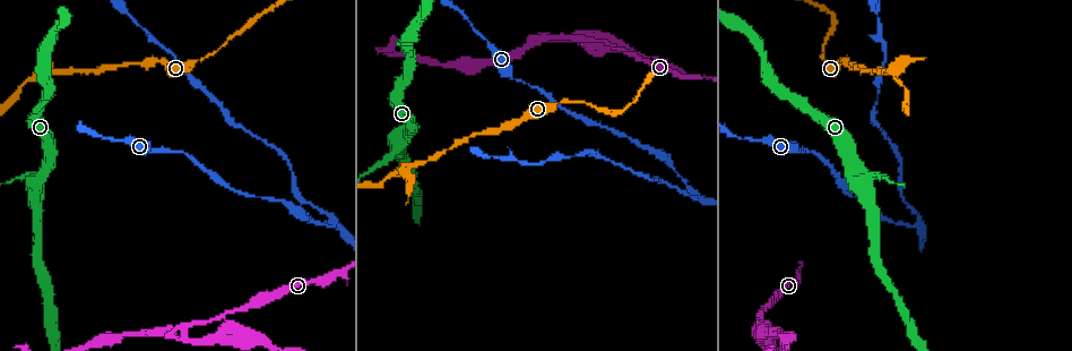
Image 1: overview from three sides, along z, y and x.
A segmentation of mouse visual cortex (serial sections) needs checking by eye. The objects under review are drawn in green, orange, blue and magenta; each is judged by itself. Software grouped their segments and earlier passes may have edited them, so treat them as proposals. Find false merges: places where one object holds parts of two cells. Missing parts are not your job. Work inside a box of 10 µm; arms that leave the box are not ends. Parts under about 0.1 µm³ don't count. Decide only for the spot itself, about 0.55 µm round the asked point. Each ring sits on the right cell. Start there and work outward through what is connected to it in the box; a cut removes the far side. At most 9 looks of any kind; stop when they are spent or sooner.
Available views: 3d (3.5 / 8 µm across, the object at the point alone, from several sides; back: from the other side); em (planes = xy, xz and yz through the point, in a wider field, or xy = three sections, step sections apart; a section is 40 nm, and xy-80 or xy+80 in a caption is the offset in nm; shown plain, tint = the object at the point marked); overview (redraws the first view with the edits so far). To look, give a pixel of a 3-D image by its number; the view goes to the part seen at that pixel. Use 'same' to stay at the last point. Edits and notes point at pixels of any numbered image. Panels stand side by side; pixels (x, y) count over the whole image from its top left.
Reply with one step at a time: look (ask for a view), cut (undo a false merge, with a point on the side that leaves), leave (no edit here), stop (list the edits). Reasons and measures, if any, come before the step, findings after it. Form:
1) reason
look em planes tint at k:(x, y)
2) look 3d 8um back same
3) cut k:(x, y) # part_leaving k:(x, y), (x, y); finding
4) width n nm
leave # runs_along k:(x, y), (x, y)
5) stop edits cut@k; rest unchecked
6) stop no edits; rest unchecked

calibre changes
look 3d 8um at 1:(528, 85)

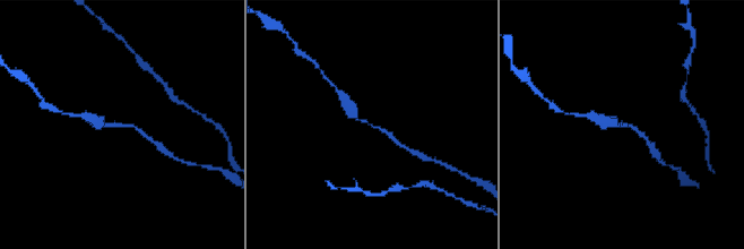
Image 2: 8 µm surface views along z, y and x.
arm_widths 150, 350 nm
look em xy step 1 tint same

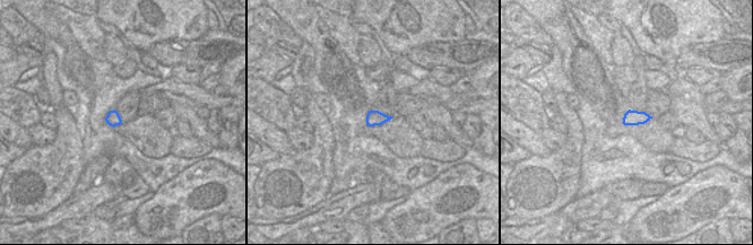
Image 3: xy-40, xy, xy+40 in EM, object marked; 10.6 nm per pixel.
leave # runs_along 2:(349, 105), (356, 119), (380, 128), (396, 142); continuous, no second cell

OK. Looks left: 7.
look 3d 3.5um at 1:(917, 225)

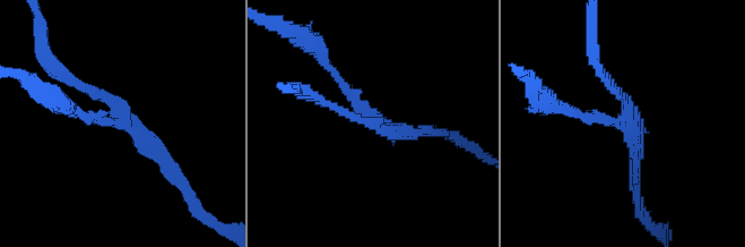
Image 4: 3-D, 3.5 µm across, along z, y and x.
arms 3; arm_widths 150, 150, 200 nm
look em xy step 3 tint at 4:(372, 123)

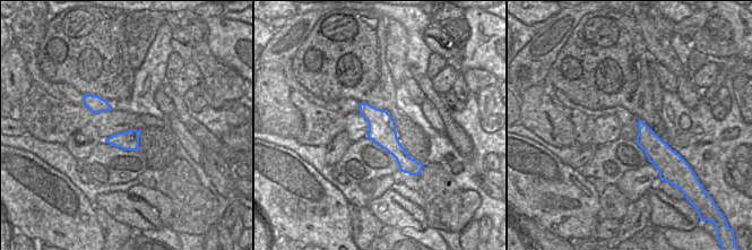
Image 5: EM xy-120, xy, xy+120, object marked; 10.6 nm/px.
leave # runs_along 5:(362, 105), (381, 124), (405, 169); one cell here

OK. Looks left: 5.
three-way junction
look 3d 8um at 1:(586, 42)

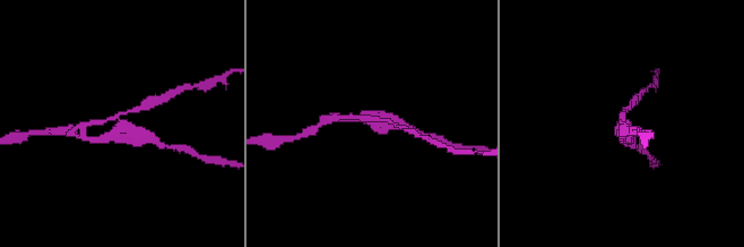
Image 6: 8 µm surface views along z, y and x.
look em xy step 1 tint same

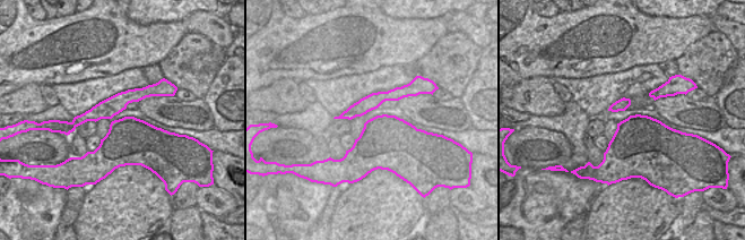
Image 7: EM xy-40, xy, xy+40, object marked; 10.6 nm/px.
leave # runs_along 6:(392, 124), (372, 118), (346, 118); continuous, no second cell

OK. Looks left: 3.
side arm on a straight run
look 3d 3.5um at 1:(37, 184)

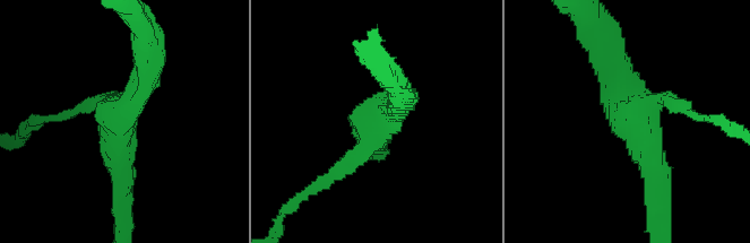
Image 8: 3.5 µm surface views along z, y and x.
arms 3; arm_widths 200, 350, 400 nm; shape alone is not enough
look em xy step 2 tint at 8:(631, 120)

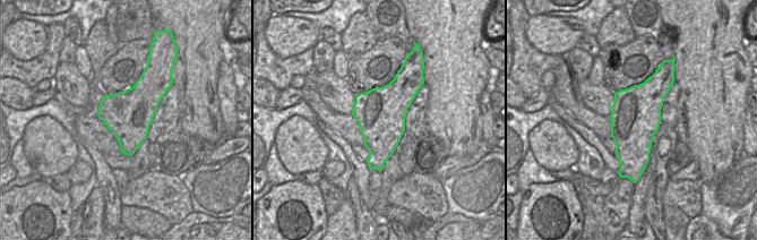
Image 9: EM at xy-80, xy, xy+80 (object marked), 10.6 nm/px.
width 550 nm
leave # runs_along 8:(610, 54), (656, 190); continuous, no second cell

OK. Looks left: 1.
stop no edits; rest unchecked

